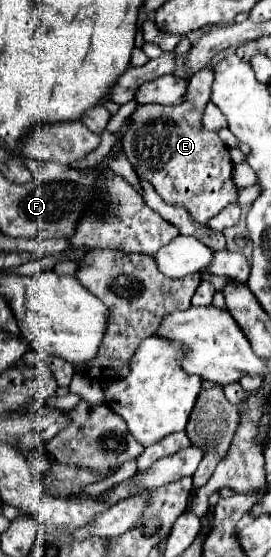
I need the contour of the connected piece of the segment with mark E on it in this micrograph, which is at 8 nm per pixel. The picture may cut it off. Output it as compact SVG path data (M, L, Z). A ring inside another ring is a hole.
M205 68L193 74L189 96L177 106L143 104L133 112L133 124L123 136L123 152L137 176L149 182L155 192L173 206L183 206L195 222L207 224L227 204L237 200L237 188L231 182L233 162L227 146L217 132L201 130L201 114L211 98L213 70Z

